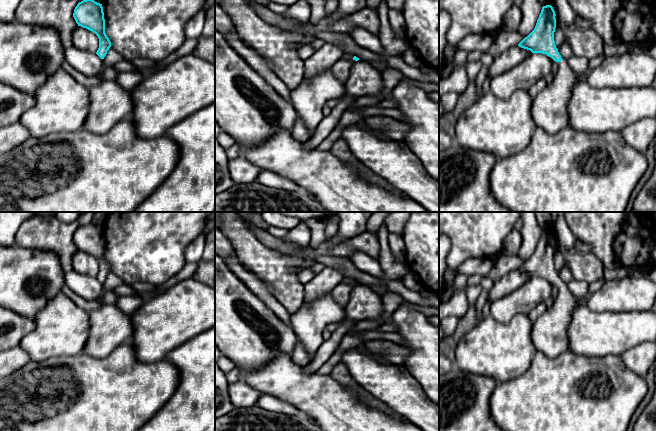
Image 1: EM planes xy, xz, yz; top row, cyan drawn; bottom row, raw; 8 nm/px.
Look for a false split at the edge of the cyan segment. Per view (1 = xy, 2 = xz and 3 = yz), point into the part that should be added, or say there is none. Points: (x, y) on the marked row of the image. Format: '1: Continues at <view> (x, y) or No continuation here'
1: No continuation here
2: No continuation here
3: Continues at yz (549, 110)

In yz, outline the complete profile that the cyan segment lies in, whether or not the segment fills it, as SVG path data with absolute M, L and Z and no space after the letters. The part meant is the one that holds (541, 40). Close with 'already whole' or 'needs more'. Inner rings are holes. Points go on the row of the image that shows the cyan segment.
M551 5L543 6L534 30L518 44L519 47L530 50L532 53L546 54L559 63L557 76L554 77L550 85L547 85L533 98L531 107L531 114L536 127L542 128L550 135L559 132L569 125L568 102L573 86L578 82L587 81L588 76L588 73L578 74L574 72L566 60L561 58L554 41L555 16L555 11Z; needs more

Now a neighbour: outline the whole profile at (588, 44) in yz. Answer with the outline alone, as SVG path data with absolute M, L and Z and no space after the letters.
M571 19L563 32L573 55L590 60L604 53L605 42L594 29L581 31Z

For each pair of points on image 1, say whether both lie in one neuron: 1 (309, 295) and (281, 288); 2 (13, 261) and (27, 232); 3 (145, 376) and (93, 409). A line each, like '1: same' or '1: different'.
1: different
2: different
3: same

